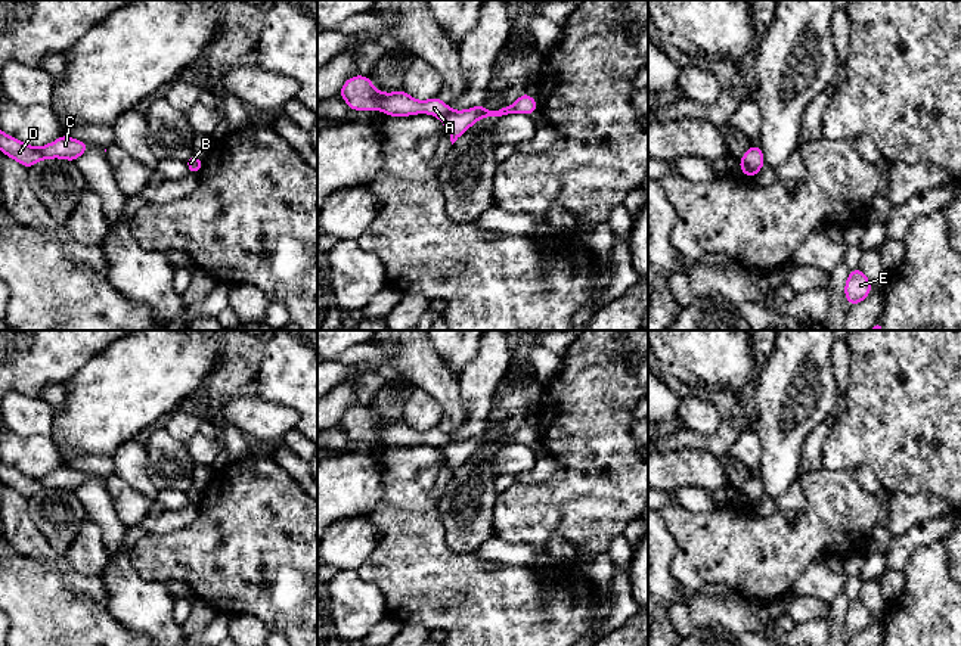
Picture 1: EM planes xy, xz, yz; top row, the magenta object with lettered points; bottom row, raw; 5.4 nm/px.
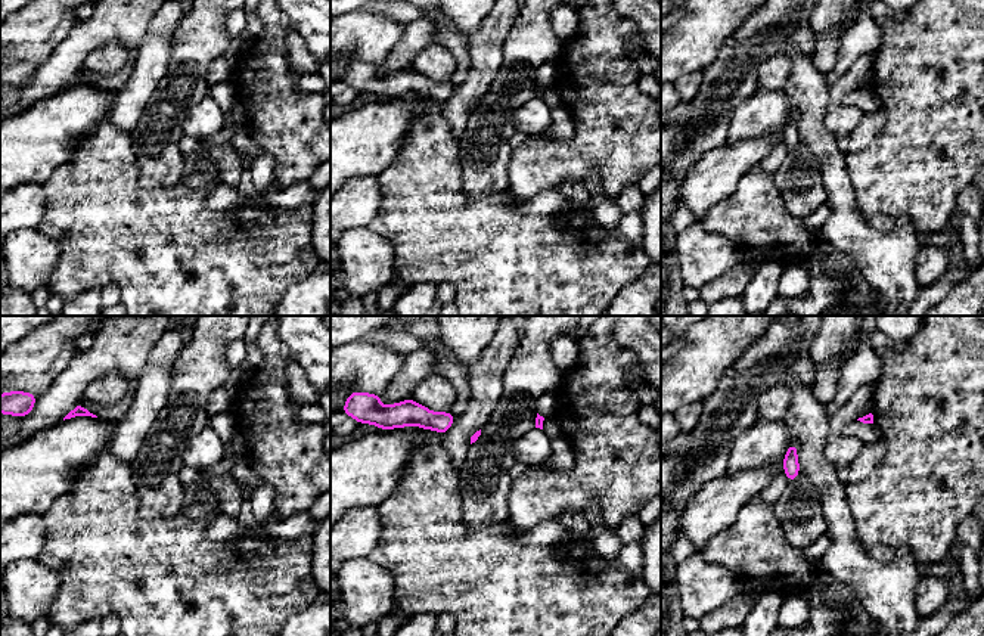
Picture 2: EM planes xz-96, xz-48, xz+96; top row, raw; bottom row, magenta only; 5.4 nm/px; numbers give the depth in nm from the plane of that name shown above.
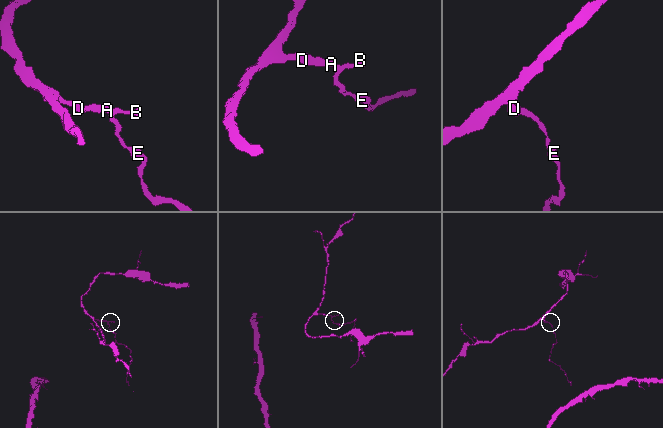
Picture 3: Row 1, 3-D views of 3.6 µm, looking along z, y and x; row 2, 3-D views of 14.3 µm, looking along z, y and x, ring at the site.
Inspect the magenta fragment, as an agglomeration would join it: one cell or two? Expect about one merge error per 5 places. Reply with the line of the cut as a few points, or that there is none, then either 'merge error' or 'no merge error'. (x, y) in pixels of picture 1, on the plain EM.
no cut | no merge error

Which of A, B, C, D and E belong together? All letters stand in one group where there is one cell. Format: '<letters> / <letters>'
A B C D E

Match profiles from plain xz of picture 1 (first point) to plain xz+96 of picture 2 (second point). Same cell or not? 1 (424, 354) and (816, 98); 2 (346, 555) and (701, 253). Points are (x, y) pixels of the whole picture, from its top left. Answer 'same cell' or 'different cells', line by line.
1: same cell
2: different cells

